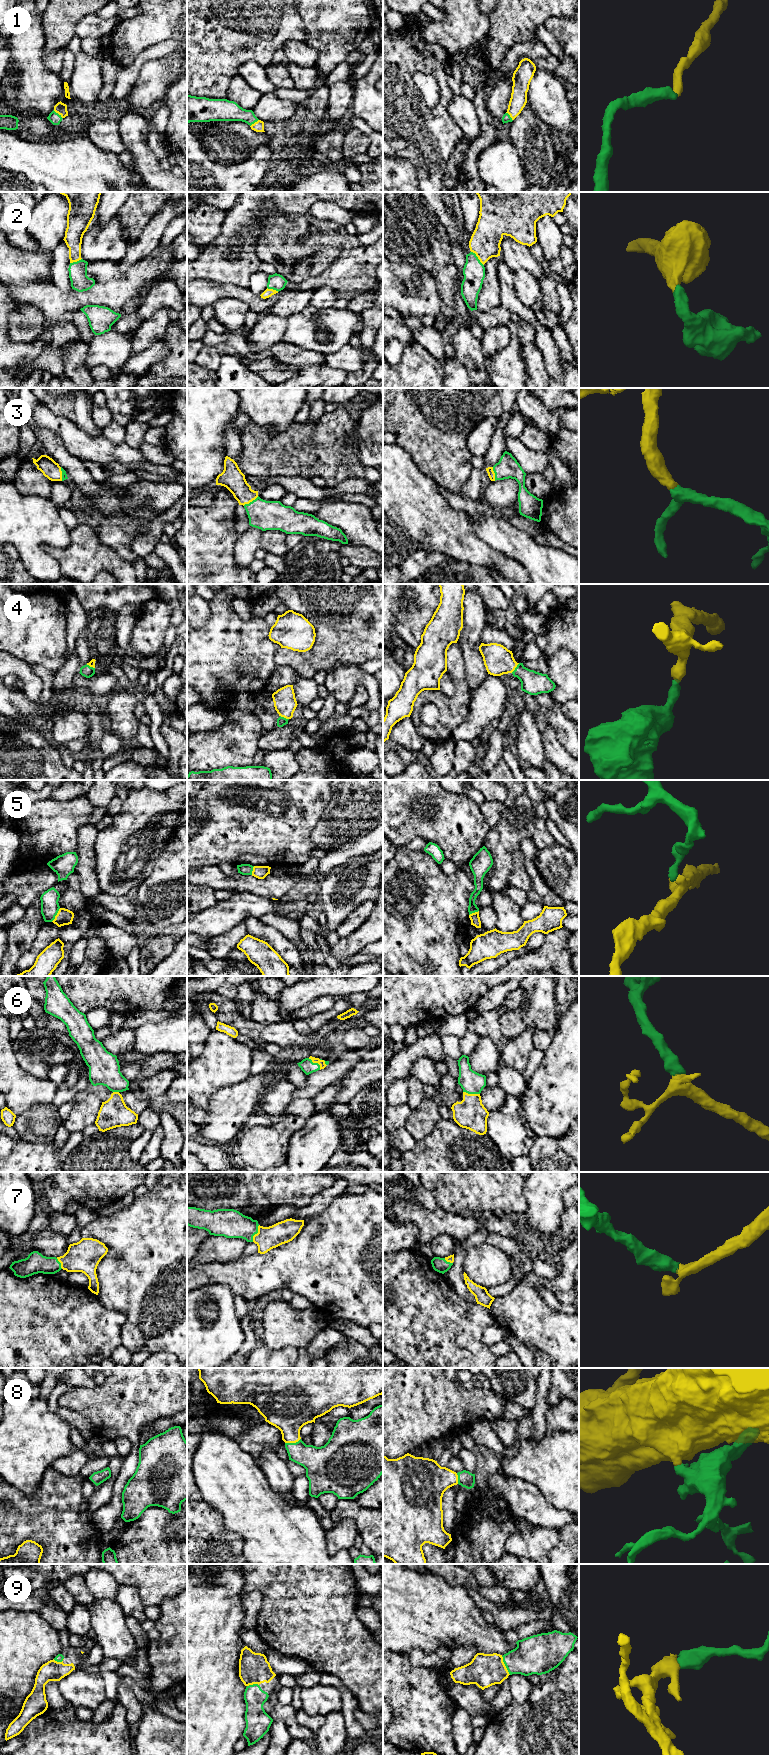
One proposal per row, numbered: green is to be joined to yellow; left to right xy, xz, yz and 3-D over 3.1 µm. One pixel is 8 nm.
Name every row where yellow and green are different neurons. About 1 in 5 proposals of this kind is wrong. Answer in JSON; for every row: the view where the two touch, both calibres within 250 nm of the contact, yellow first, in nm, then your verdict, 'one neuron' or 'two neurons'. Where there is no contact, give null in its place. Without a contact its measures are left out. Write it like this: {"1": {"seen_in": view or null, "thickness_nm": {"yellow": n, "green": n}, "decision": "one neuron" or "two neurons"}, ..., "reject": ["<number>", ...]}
{"1": {"seen_in": "xy", "thickness_nm": {"yellow": 90, "green": 90}, "decision": "one neuron"}, "2": {"seen_in": "yz", "thickness_nm": {"yellow": 240, "green": 180}, "decision": "one neuron"}, "3": {"seen_in": "xz", "thickness_nm": {"yellow": 180, "green": 240}, "decision": "one neuron"}, "4": {"seen_in": "yz", "thickness_nm": {"yellow": 240, "green": 190}, "decision": "one neuron"}, "5": {"seen_in": "xy", "thickness_nm": {"yellow": 130, "green": 140}, "decision": "two neurons"}, "6": {"seen_in": "xz", "thickness_nm": {"yellow": 50, "green": 110}, "decision": "one neuron"}, "7": {"seen_in": "xz", "thickness_nm": {"yellow": 190, "green": 240}, "decision": "one neuron"}, "8": {"seen_in": "xz", "thickness_nm": {"yellow": 320, "green": 220}, "decision": "one neuron"}, "9": {"seen_in": "yz", "thickness_nm": {"yellow": 260, "green": 300}, "decision": "one neuron"}, "reject": ["5"]}

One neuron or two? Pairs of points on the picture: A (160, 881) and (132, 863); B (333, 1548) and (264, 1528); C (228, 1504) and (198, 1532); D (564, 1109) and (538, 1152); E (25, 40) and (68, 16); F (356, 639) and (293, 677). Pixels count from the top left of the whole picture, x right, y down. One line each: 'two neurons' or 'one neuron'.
A: two neurons
B: two neurons
C: two neurons
D: two neurons
E: two neurons
F: two neurons

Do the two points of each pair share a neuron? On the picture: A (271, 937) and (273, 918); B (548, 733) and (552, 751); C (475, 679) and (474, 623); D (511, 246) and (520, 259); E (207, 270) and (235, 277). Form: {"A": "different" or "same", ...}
{"A": "different", "B": "same", "C": "same", "D": "same", "E": "same"}

